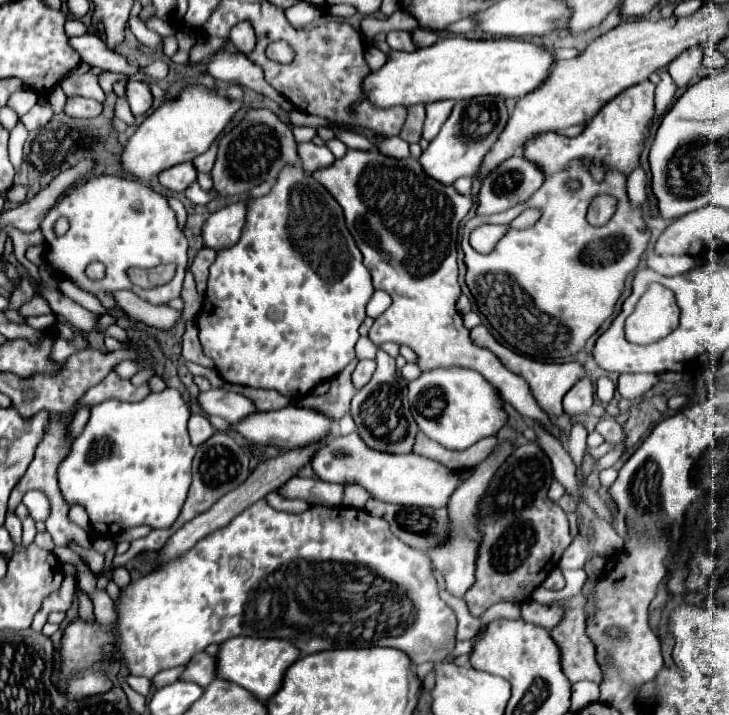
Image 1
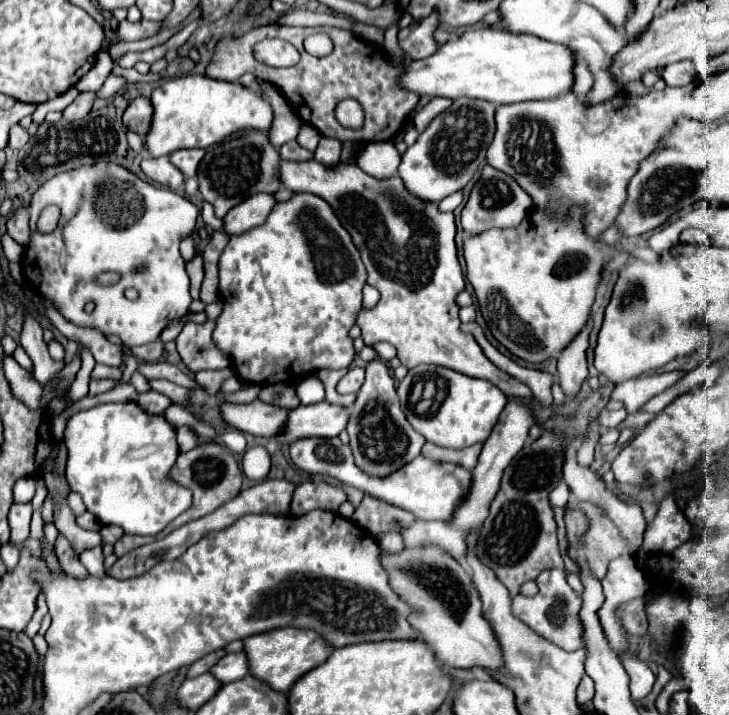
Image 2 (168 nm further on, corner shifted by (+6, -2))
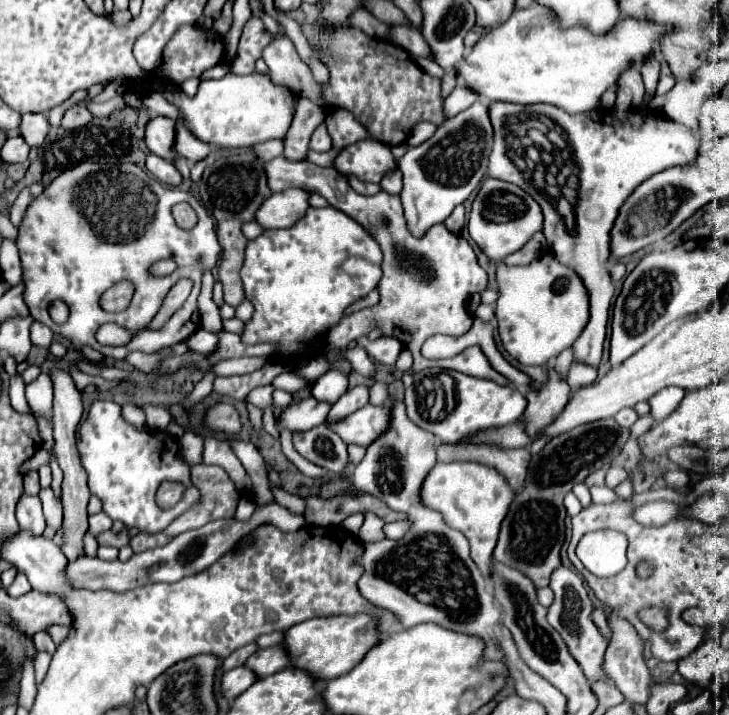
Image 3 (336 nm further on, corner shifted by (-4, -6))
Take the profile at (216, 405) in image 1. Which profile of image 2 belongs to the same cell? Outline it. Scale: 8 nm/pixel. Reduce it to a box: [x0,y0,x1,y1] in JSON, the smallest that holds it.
[219,399,285,437]

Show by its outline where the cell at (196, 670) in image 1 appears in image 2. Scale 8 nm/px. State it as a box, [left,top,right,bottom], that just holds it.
[209,651,247,685]

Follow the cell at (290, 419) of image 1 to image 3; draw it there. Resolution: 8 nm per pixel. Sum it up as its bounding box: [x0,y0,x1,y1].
[329,405,391,447]

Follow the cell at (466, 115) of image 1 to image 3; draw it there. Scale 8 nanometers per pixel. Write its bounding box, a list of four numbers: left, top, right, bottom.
[397,101,493,237]

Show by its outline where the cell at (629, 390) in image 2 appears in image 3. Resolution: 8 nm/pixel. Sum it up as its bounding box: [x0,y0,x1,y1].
[649,387,685,421]

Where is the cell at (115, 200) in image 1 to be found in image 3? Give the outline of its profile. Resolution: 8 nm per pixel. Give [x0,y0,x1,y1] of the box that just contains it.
[17,163,221,359]

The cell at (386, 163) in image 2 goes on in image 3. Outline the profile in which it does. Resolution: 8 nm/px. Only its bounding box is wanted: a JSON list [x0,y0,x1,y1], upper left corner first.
[381,169,403,195]

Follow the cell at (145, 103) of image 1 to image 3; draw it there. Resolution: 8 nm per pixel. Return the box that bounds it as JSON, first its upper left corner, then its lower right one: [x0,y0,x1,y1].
[145,117,179,163]

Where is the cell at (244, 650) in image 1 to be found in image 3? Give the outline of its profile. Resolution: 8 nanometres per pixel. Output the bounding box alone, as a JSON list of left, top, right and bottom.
[285,613,381,681]

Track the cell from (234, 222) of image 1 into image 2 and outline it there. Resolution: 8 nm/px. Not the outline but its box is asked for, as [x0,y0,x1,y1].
[223,193,275,237]

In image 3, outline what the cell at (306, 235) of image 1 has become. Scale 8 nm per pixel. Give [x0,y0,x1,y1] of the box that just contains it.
[241,207,383,355]

